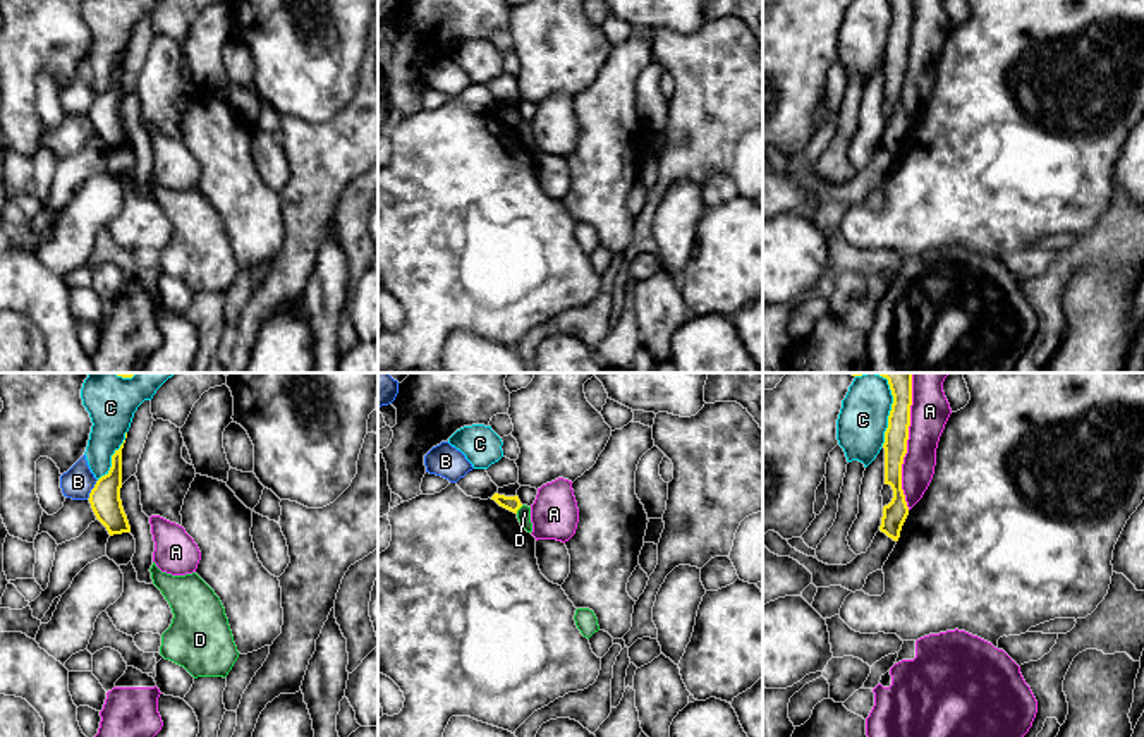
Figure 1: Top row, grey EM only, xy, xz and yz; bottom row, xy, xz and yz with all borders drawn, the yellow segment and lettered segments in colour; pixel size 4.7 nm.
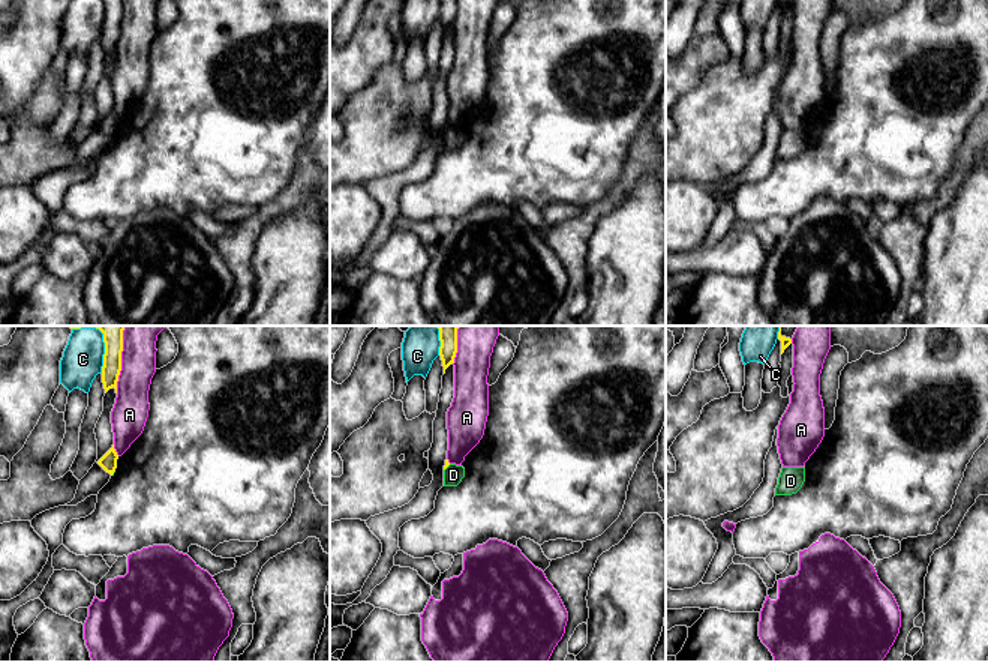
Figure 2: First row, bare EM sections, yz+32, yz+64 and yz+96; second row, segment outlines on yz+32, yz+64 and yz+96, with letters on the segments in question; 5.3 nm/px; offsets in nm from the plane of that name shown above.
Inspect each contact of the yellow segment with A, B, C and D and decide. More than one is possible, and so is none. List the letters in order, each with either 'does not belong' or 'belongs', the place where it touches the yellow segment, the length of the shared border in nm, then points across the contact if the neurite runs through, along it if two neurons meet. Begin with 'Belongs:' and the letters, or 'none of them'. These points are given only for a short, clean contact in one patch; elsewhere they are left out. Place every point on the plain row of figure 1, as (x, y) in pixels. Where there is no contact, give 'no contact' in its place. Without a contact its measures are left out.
Belongs: none of them
A: does not belong | yz (906, 62) | 600 nm
B: does not belong | xy (91, 105) | 110 nm
C: does not belong | yz (888, 31) | 300 nm
D: does not belong | xz (519, 122) | 50 nm | along xz (523, 121), (516, 127)

